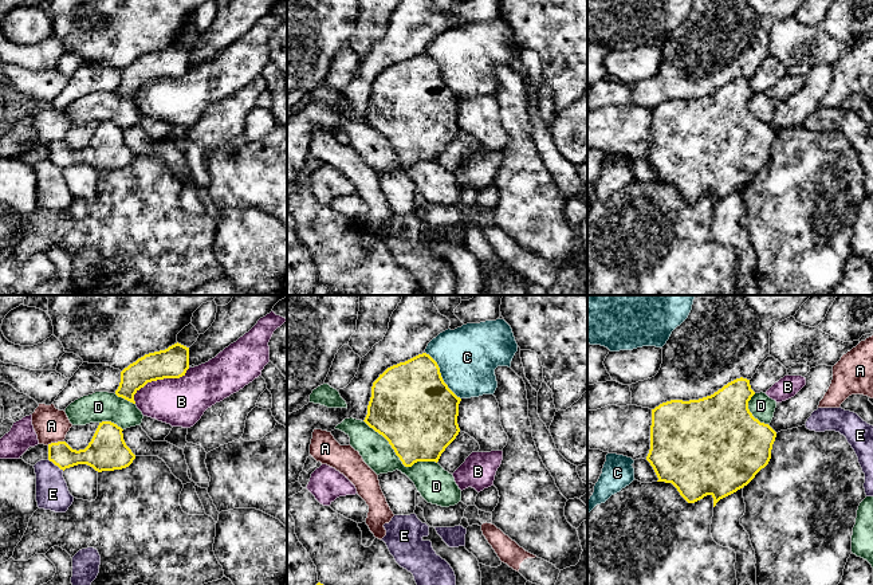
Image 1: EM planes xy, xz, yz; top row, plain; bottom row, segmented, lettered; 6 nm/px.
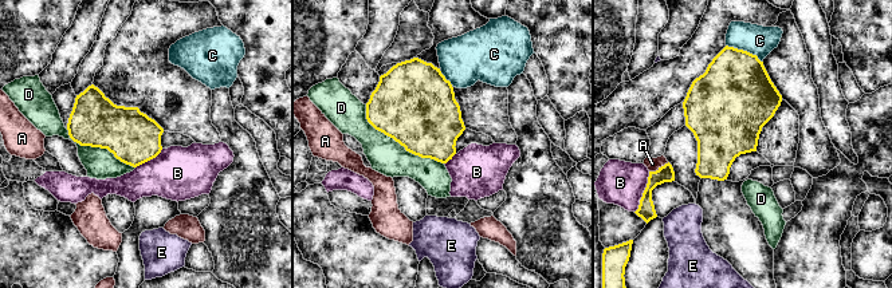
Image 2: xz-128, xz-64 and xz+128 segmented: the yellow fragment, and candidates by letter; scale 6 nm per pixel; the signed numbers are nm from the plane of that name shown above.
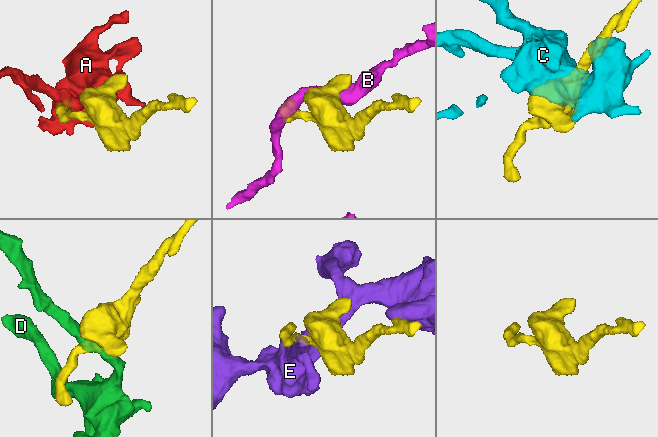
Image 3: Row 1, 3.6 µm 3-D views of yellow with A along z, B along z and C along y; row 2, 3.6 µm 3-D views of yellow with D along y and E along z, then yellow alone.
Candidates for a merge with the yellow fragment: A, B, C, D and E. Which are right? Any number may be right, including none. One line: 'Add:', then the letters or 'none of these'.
Add: none of these

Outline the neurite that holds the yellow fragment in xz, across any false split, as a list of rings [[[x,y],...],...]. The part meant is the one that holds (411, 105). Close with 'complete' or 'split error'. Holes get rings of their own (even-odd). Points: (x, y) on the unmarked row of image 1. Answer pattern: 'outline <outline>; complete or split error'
outline [[[426,52],[388,67],[373,82],[365,122],[382,134],[405,166],[439,161],[460,131],[457,97],[444,82],[437,62]]]; complete

